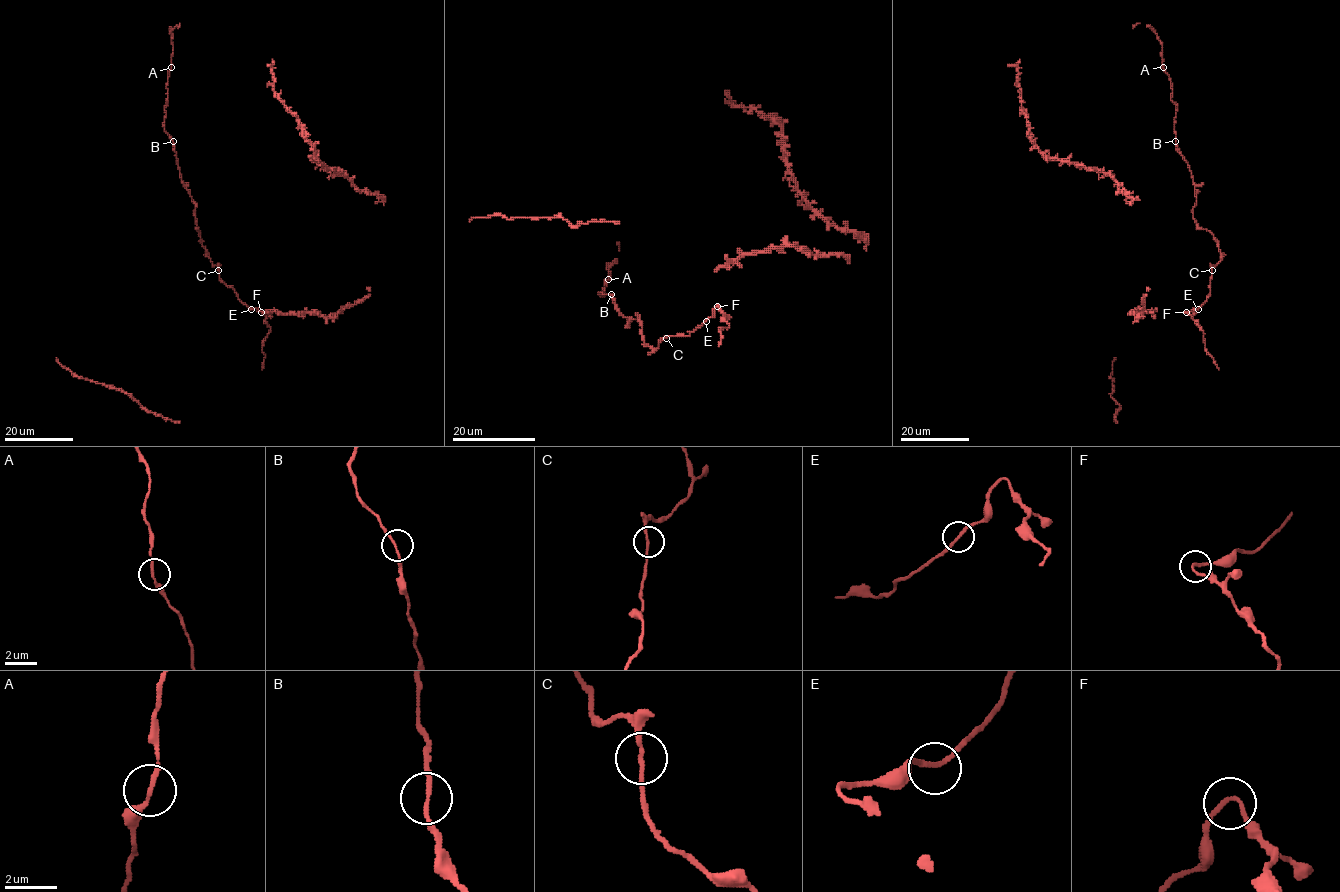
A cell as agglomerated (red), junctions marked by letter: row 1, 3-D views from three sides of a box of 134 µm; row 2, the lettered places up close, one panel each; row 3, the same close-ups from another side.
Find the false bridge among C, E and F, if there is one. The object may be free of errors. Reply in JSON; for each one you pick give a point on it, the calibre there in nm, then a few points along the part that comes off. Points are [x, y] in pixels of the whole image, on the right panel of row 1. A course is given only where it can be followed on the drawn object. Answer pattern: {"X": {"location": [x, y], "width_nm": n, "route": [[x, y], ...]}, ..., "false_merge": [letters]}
{"false_merge": []}

